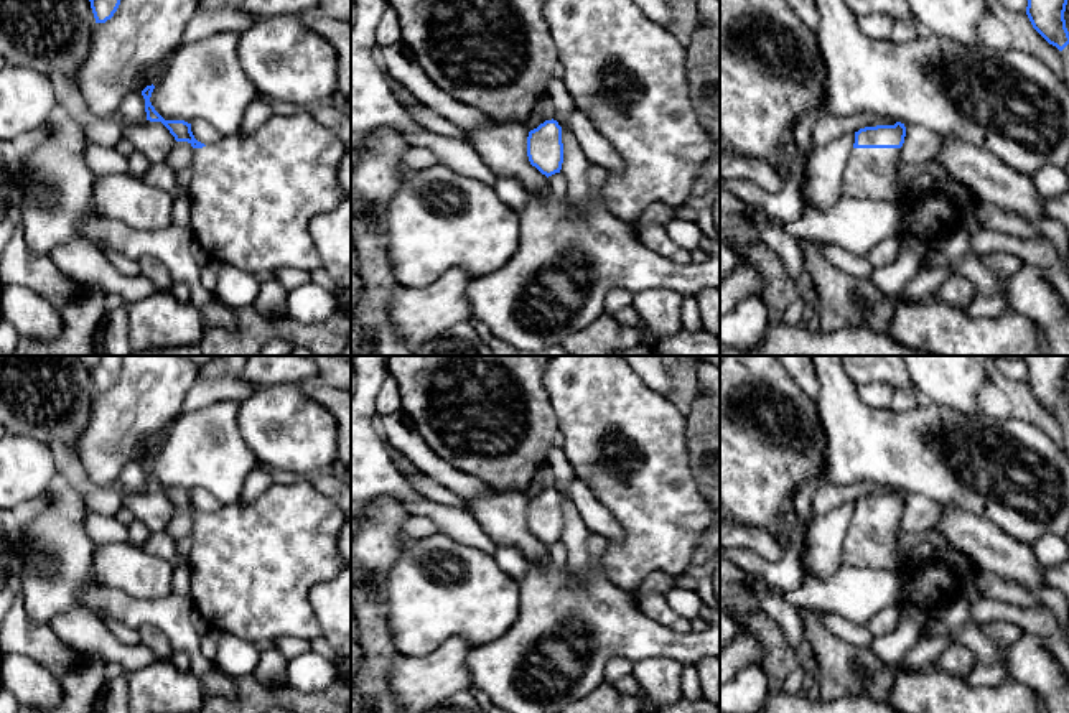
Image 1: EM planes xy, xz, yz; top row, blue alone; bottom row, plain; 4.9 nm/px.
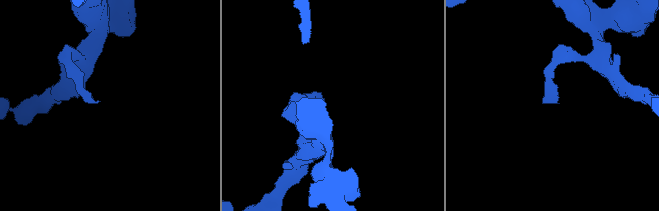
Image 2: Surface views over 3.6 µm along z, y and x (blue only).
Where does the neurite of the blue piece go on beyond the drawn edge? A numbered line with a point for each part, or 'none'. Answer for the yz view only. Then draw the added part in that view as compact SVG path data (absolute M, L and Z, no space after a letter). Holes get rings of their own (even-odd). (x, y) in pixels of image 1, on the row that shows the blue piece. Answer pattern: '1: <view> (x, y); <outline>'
1: yz (870, 172); M853 148L842 179L842 194L903 203L903 229L931 244L942 231L952 232L957 227L957 212L965 207L936 189L913 198L911 181L898 178L903 170L899 153L901 148Z

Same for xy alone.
1: xy (252, 195); M311 109L293 115L272 115L254 132L237 132L222 137L217 143L193 148L188 201L191 204L191 232L194 240L209 255L226 265L247 273L293 267L306 272L321 268L320 254L310 237L310 221L321 212L333 211L346 196L338 179L338 170L348 148L323 123Z

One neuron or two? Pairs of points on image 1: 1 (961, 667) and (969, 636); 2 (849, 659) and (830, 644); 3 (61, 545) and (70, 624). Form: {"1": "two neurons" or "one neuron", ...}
{"1": "two neurons", "2": "one neuron", "3": "two neurons"}

